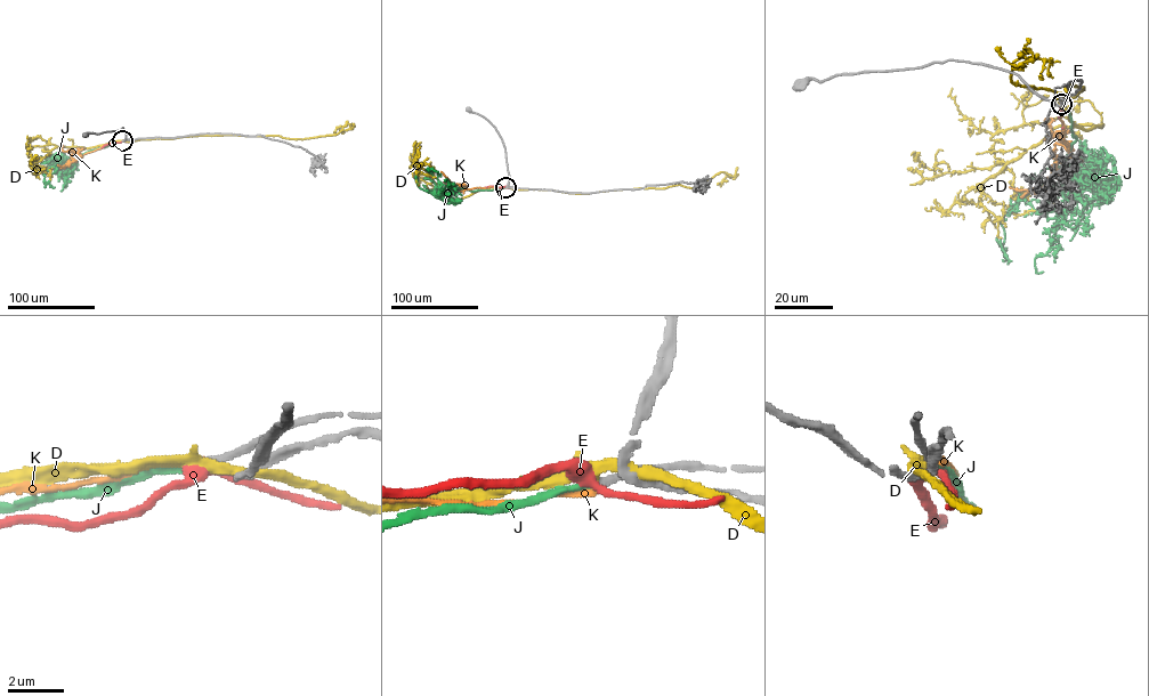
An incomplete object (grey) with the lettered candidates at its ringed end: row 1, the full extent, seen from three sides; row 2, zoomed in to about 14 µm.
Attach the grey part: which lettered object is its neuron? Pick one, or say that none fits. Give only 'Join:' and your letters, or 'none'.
Join: J

